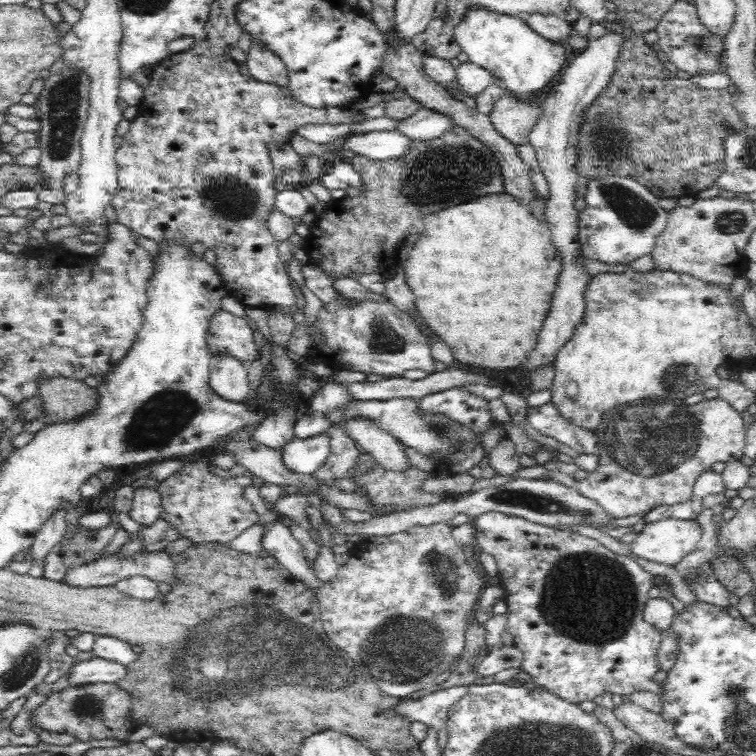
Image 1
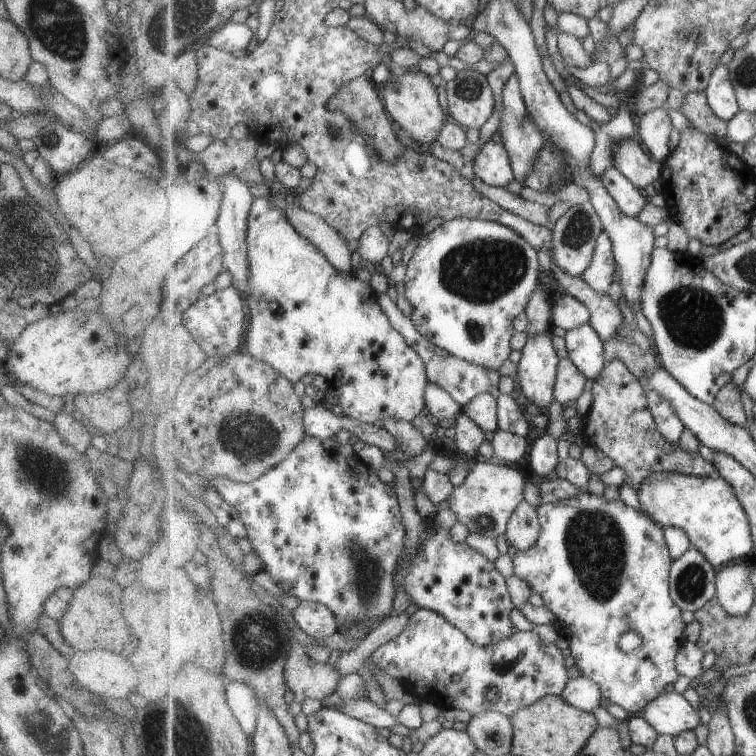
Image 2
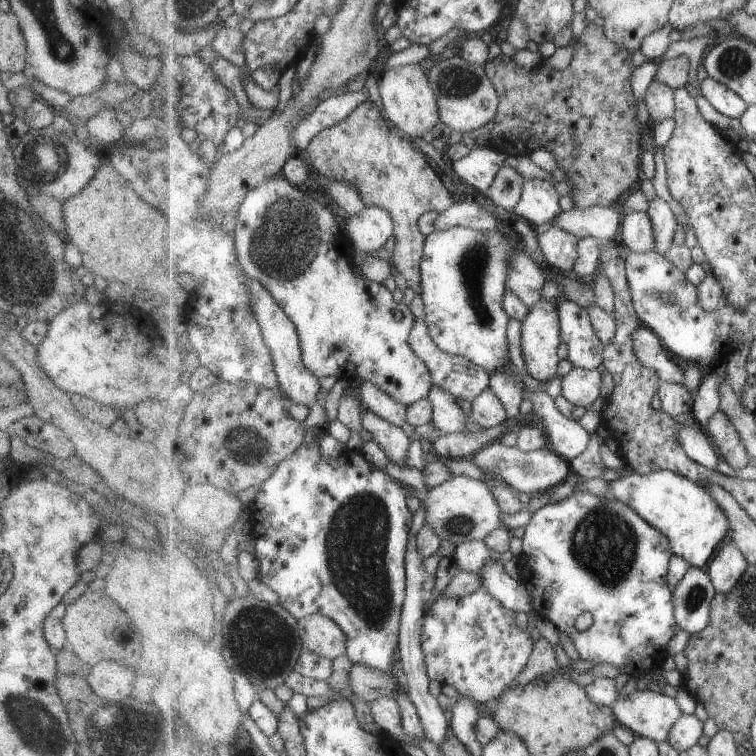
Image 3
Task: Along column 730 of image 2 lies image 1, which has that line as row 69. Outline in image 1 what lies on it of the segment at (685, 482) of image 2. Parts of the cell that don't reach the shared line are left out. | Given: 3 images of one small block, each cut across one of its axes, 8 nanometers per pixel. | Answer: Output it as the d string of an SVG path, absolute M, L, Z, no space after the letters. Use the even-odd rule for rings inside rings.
M469 7L462 22L454 28L454 40L468 54L472 64L487 70L495 78L496 84L502 87L504 94L516 99L522 105L534 104L534 98L543 92L546 86L550 86L550 82L562 73L562 66L566 64L566 48L534 32L519 16Z

